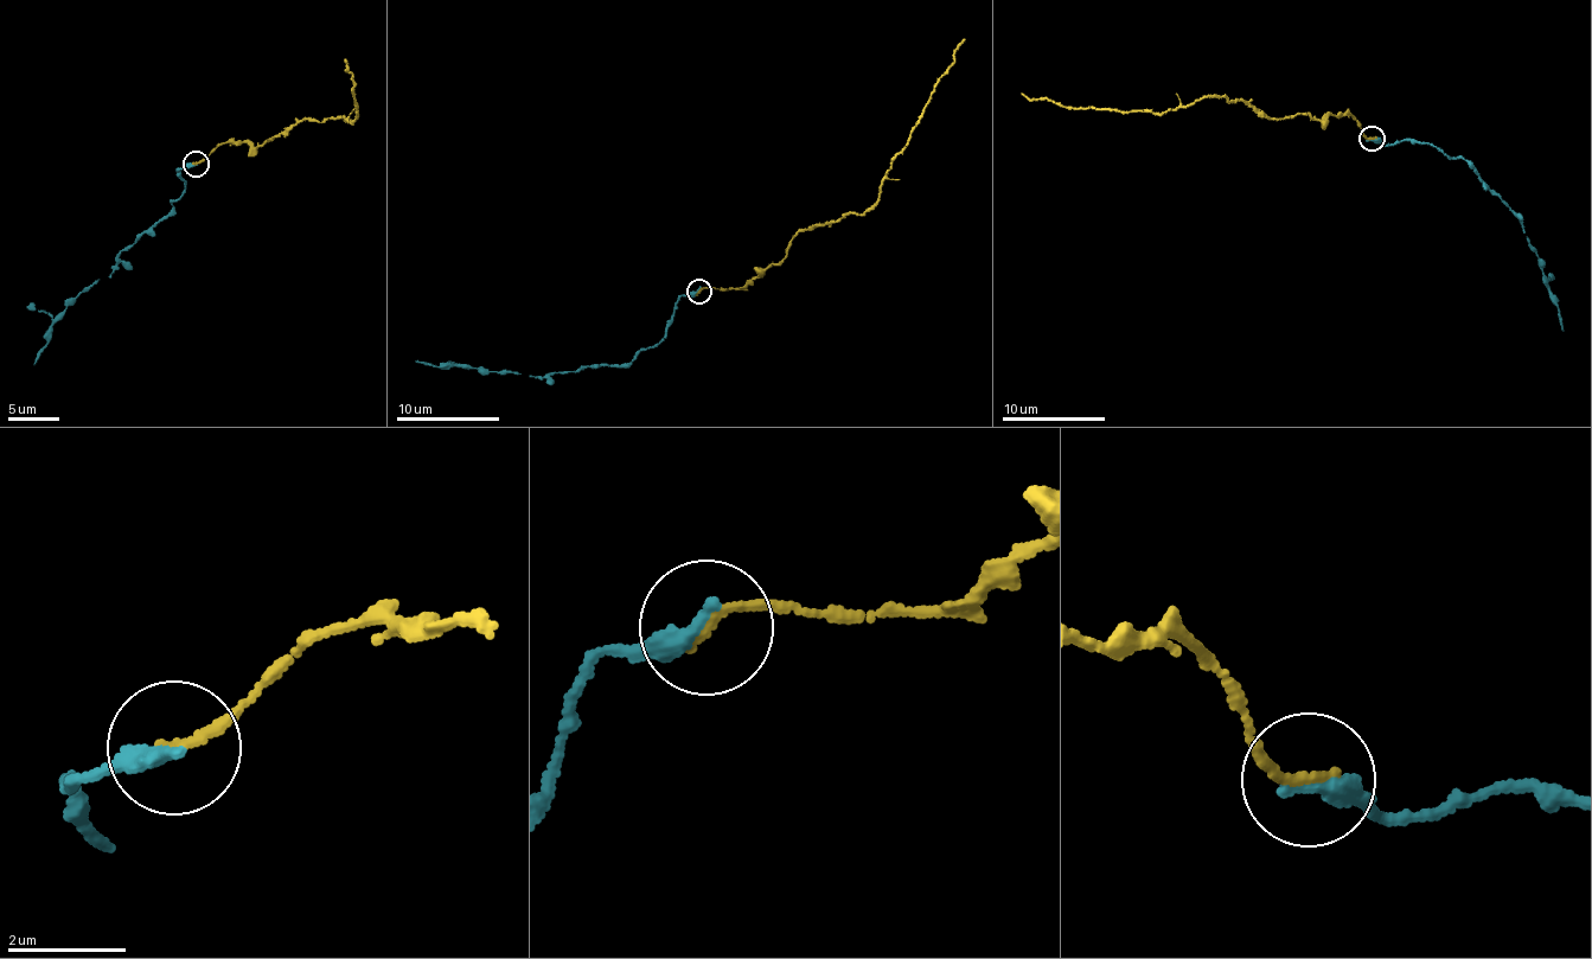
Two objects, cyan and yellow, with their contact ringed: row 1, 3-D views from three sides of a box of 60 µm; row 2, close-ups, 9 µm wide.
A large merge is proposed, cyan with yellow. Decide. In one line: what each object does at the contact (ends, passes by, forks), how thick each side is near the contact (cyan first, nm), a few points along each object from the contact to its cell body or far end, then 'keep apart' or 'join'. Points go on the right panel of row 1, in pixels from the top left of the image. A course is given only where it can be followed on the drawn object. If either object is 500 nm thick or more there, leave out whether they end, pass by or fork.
cyan ends | yellow ends | 280/180 nm | cyan via (1372, 138), (1385, 145), (1401, 141), (1429, 142), (1470, 165), (1507, 203), (1536, 249), (1562, 330) | yellow via (1372, 138), (1344, 112), (1319, 120), (1270, 116), (1214, 95), (1161, 114), (1059, 106), (1021, 94) | join

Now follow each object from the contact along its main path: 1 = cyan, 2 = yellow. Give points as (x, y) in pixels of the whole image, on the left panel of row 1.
1: (194, 162), (177, 168), (186, 183), (170, 211), (123, 247), (108, 277), (82, 291), (34, 364)
2: (194, 162), (235, 140), (264, 145), (299, 120), (340, 116), (351, 122), (358, 116), (345, 59)

